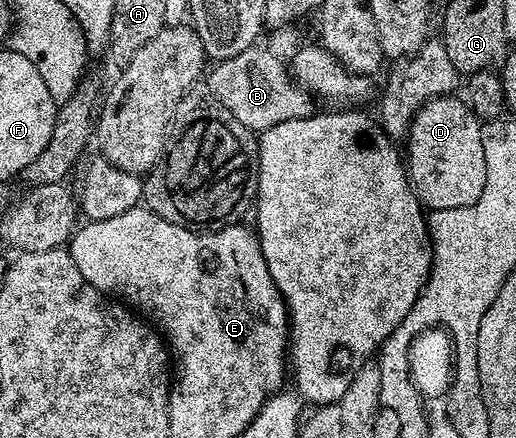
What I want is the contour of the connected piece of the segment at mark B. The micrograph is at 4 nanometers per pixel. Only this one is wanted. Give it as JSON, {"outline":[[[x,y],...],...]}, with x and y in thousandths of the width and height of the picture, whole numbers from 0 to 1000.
{"outline":[[[492,100],[463,119],[463,128],[430,132],[415,151],[421,153],[401,169],[403,212],[481,297],[504,301],[548,283],[548,274],[579,274],[609,258],[609,226],[597,205],[576,194],[562,153],[554,144],[550,151],[525,116],[504,114],[504,103]]]}

